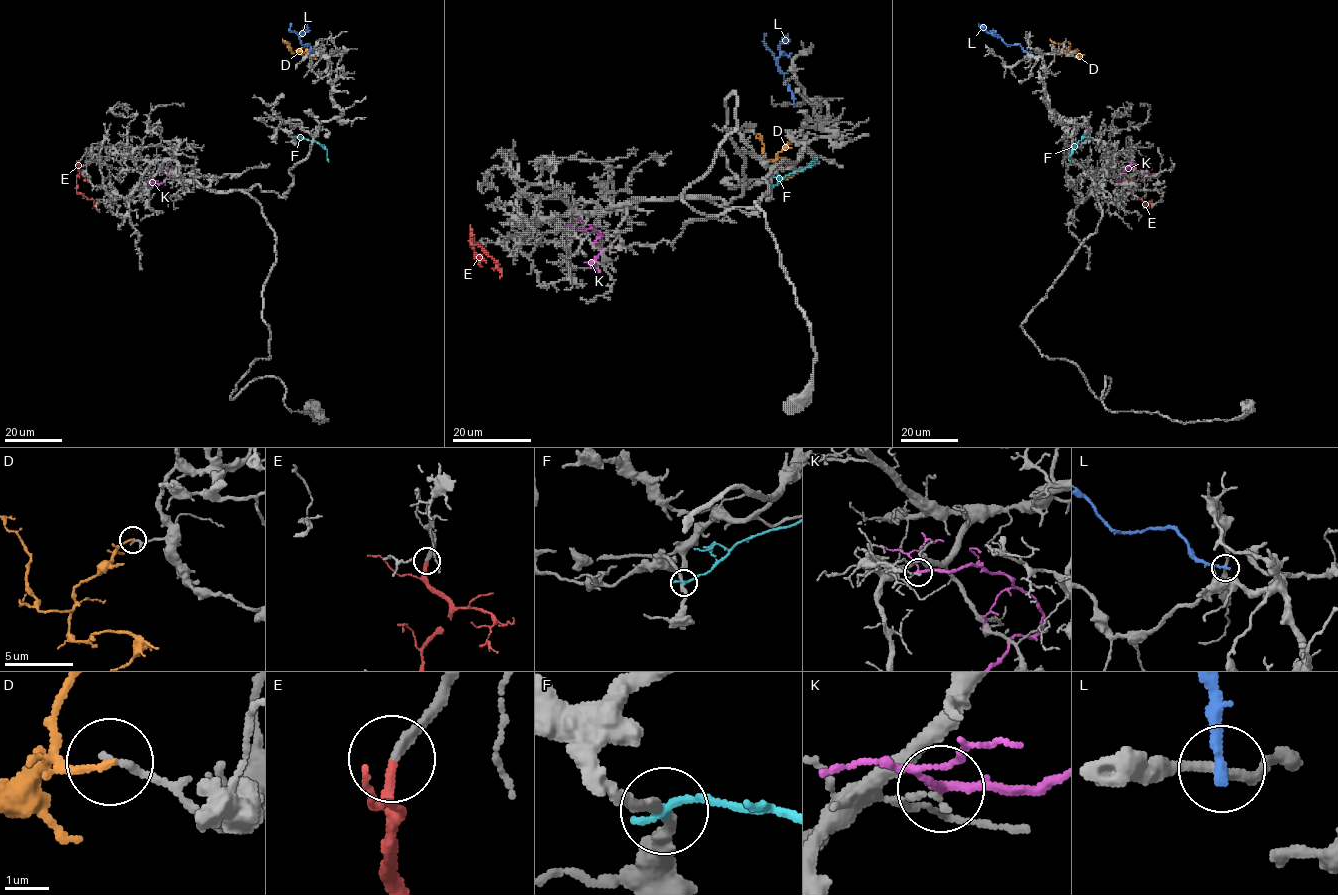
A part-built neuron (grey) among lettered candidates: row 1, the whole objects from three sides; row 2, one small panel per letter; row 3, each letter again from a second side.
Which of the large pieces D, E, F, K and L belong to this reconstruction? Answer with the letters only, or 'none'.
E

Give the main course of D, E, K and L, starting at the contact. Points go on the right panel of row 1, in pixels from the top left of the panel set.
D: (1056, 50), (1071, 53), (1050, 39)
E: (1129, 162), (1134, 172), (1128, 181), (1129, 192), (1145, 203), (1156, 205)
K: (1122, 184), (1122, 173), (1131, 164), (1142, 172), (1147, 171), (1144, 168)
L: (1029, 52), (1019, 44), (1007, 45), (978, 23)

